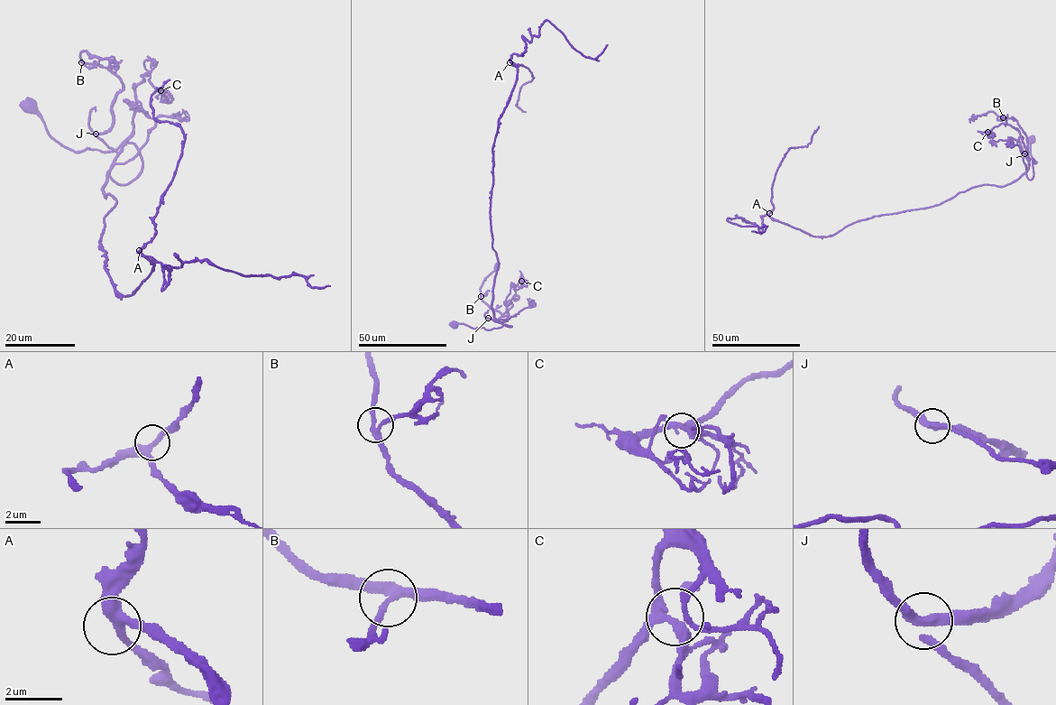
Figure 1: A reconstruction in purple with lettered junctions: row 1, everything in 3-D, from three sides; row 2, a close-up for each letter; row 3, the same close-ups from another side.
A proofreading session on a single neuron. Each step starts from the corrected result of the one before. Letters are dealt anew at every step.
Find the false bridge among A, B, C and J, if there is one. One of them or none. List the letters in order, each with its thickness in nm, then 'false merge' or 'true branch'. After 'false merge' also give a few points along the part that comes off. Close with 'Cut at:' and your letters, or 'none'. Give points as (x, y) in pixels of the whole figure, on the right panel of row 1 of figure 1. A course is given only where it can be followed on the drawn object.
A: calibre 320 nm; true branch
B: calibre 260 nm; true branch
C: calibre 280 nm; true branch
J: calibre 280 nm; false merge; course (1024, 154), (1026, 135), (1015, 120), (987, 112), (969, 119), (970, 123)
Cut at: J

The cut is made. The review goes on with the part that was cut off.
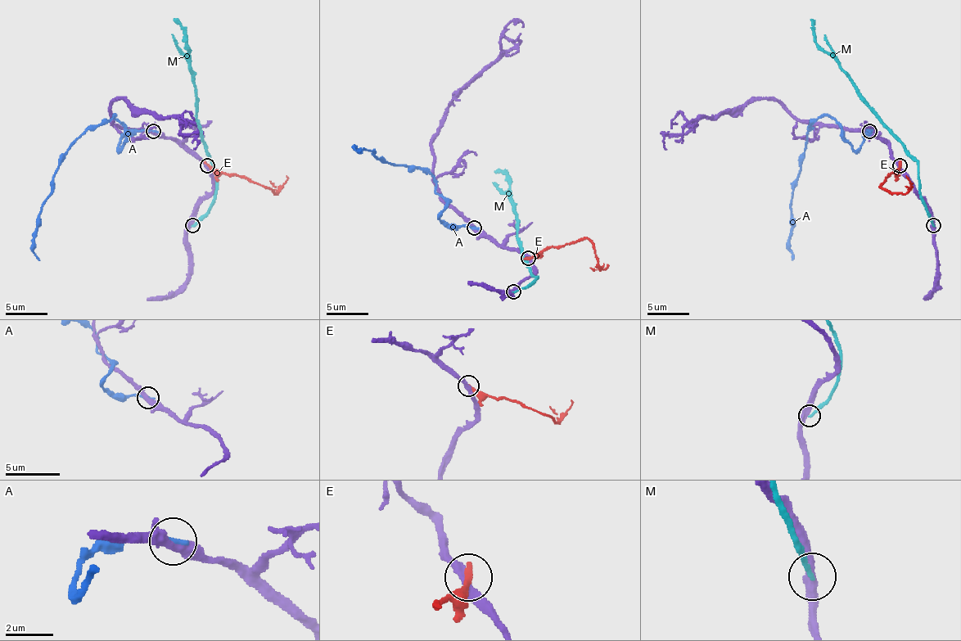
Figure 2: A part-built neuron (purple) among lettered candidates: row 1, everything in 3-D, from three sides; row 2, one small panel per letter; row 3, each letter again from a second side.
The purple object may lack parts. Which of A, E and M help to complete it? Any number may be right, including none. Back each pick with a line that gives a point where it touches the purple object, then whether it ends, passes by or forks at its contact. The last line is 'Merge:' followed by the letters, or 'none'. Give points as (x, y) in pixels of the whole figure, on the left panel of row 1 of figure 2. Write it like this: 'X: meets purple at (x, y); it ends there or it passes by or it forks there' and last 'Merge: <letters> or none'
Merge: none

